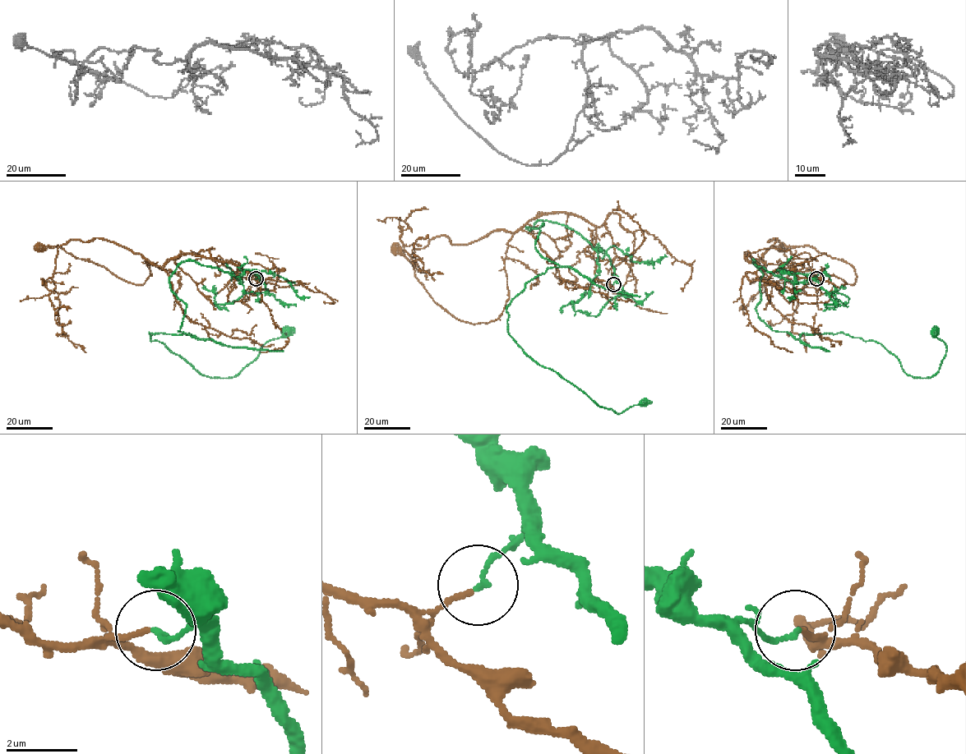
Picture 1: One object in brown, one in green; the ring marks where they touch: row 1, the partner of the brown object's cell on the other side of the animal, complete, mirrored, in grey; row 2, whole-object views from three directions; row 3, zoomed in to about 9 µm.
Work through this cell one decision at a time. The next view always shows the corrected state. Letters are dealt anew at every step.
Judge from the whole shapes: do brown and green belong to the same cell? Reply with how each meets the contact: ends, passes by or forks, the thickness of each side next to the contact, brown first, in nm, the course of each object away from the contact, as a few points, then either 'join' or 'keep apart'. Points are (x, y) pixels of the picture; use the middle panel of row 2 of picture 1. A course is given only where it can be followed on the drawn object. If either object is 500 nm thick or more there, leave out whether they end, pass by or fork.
brown ends there; green ends there; 110 nm thick on the brown side, 140 nm on the other; brown runs (612, 284), (594, 273), (596, 228), (564, 213), (508, 242), (509, 299), (487, 323), (441, 308), (395, 250); green runs (613, 284), (604, 251), (538, 220), (535, 248), (559, 266), (512, 301), (507, 331), (598, 405), (644, 403); keep apart

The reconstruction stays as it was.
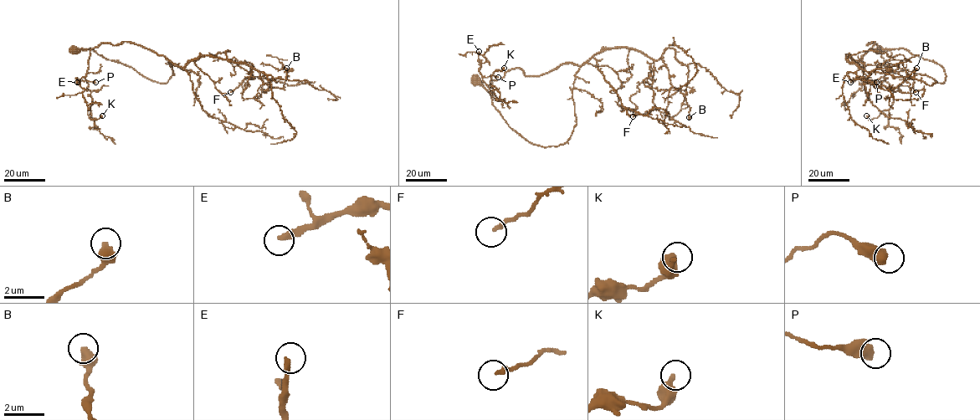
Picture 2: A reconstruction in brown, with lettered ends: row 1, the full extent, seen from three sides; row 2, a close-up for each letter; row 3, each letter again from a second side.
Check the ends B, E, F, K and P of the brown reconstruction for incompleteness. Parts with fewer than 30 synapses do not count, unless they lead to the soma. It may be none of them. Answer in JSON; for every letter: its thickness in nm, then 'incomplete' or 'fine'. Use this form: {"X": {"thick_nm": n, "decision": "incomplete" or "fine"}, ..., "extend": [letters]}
{"B": {"thick_nm": 550, "decision": "fine"}, "E": {"thick_nm": 260, "decision": "incomplete"}, "F": {"thick_nm": 200, "decision": "fine"}, "K": {"thick_nm": 320, "decision": "fine"}, "P": {"thick_nm": 600, "decision": "fine"}, "extend": ["E"]}

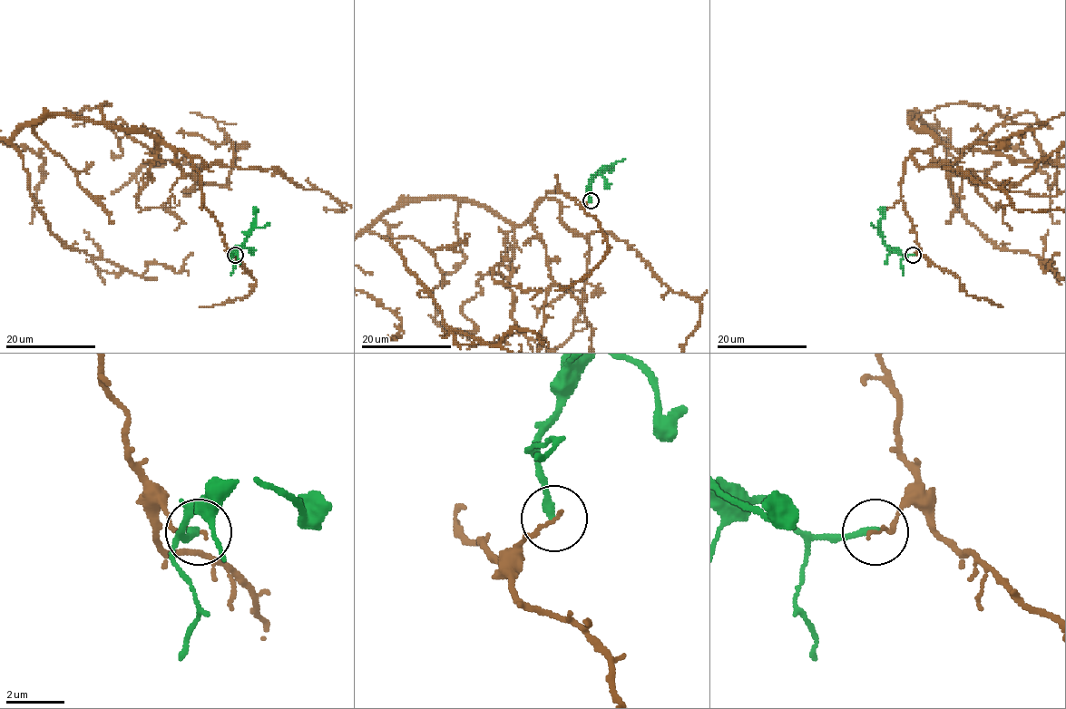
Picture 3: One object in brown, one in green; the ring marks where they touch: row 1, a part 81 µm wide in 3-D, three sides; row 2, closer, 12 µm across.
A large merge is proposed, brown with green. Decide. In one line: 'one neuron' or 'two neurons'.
two neurons

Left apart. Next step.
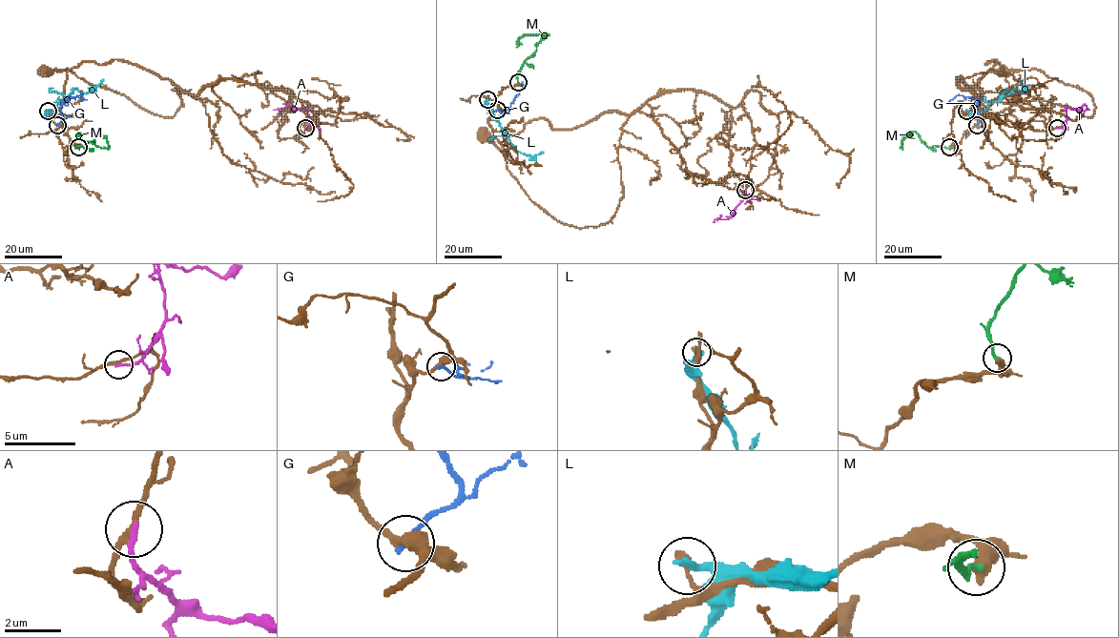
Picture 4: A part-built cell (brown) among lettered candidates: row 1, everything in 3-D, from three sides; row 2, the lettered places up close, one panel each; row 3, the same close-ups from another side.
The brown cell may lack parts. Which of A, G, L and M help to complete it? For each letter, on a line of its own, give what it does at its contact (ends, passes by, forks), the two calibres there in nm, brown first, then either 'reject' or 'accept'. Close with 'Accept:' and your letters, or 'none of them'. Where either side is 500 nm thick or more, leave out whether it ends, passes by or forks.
A: it ends; calibres 200 and 190 nm; reject
G: it ends; calibres 360 and 200 nm; reject
L: it ends; calibres 280 and 340 nm; reject
M: it ends; calibres 480 and 220 nm; accept
Accept: M

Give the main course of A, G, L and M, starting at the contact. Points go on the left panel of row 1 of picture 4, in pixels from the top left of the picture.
A: (305, 128), (310, 121), (304, 108), (294, 110), (291, 105), (280, 108), (281, 114)
G: (57, 125), (63, 120), (61, 106), (65, 98), (80, 94), (82, 101)
L: (47, 111), (53, 112), (75, 88), (87, 93), (92, 92), (104, 79)
M: (78, 147), (84, 147), (93, 139), (96, 132), (107, 140), (108, 148), (96, 146), (78, 136), (76, 138)

